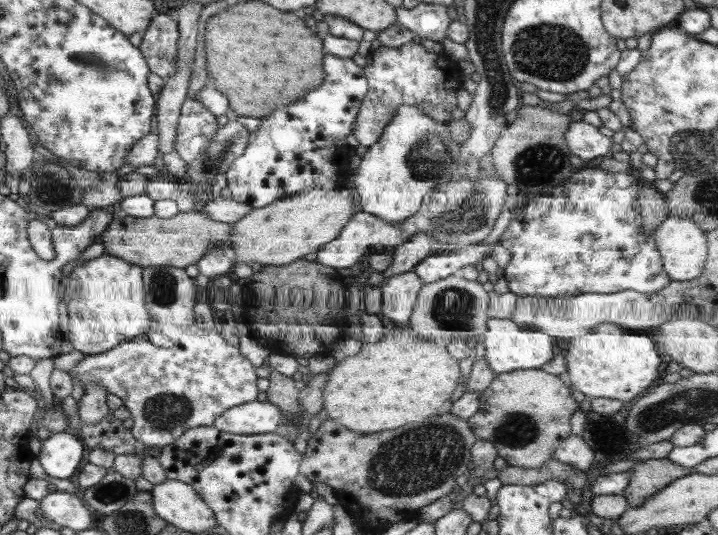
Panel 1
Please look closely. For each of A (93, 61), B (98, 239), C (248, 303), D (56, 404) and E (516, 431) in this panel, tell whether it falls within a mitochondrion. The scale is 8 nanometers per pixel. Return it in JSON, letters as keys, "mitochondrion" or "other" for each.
{"A":"mitochondrion","B":"other","C":"other","D":"other","E":"mitochondrion"}

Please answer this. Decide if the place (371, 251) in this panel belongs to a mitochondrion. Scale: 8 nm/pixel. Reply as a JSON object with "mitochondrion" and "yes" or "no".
{"mitochondrion":"no"}

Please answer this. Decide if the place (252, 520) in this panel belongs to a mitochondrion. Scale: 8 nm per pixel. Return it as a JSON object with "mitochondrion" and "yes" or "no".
{"mitochondrion":"no"}

